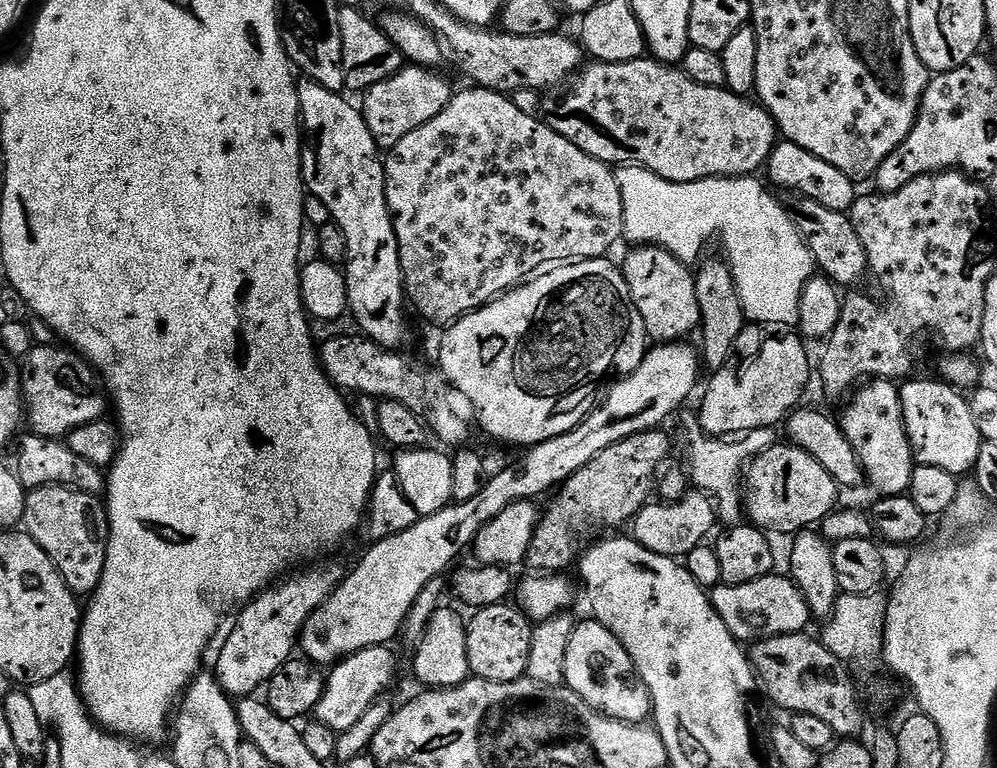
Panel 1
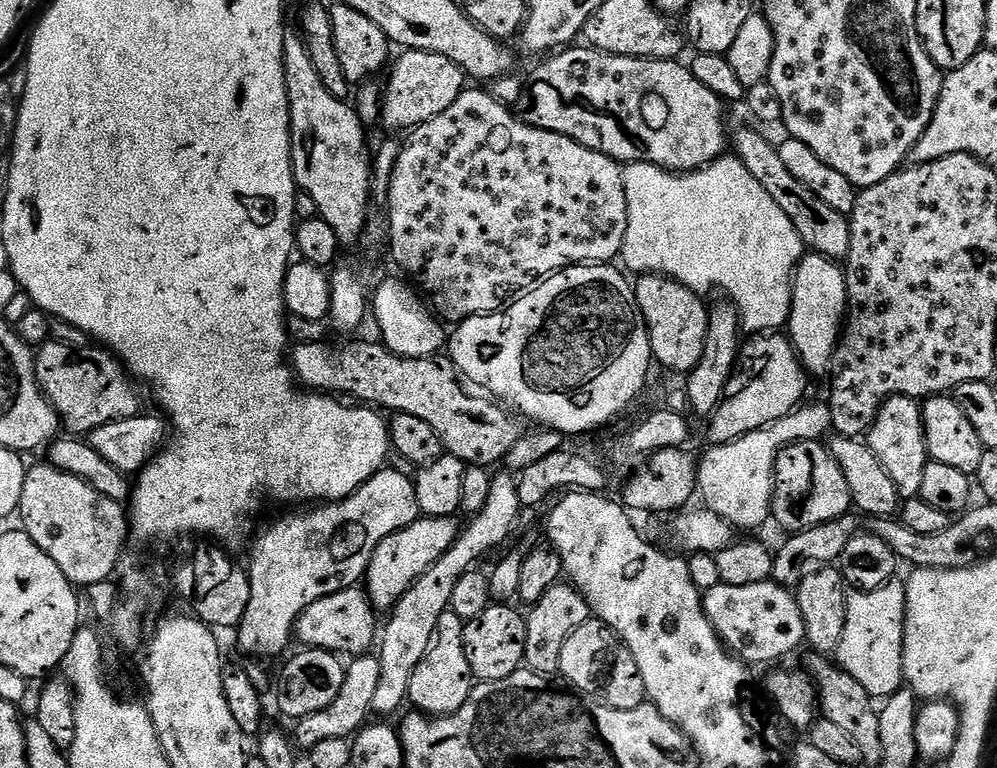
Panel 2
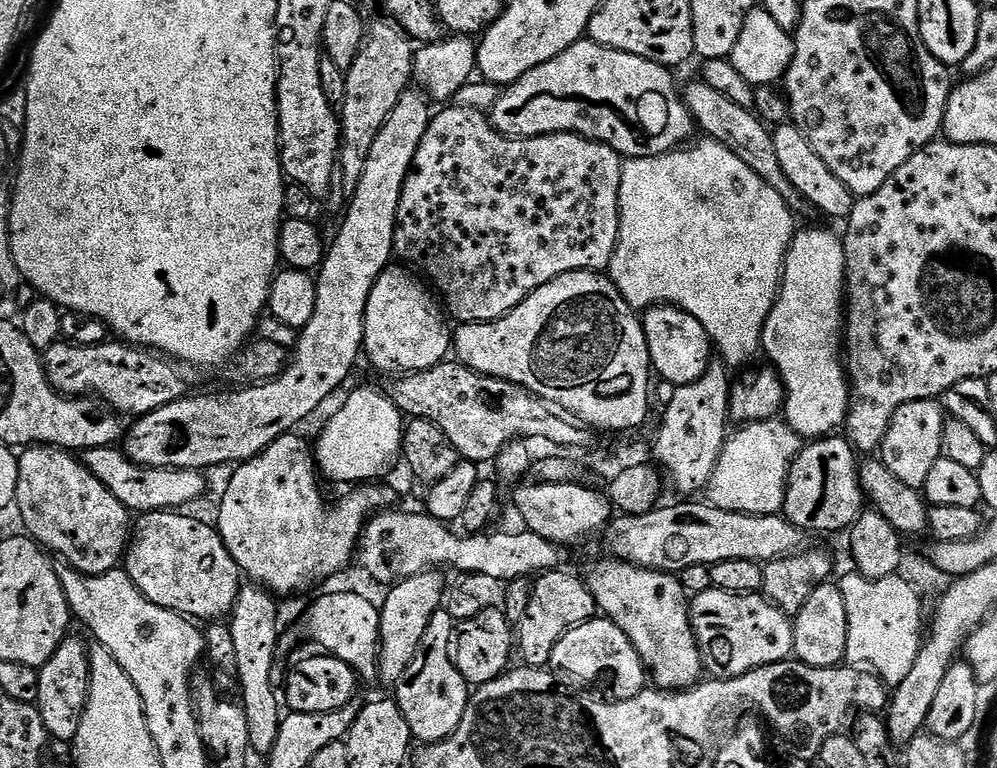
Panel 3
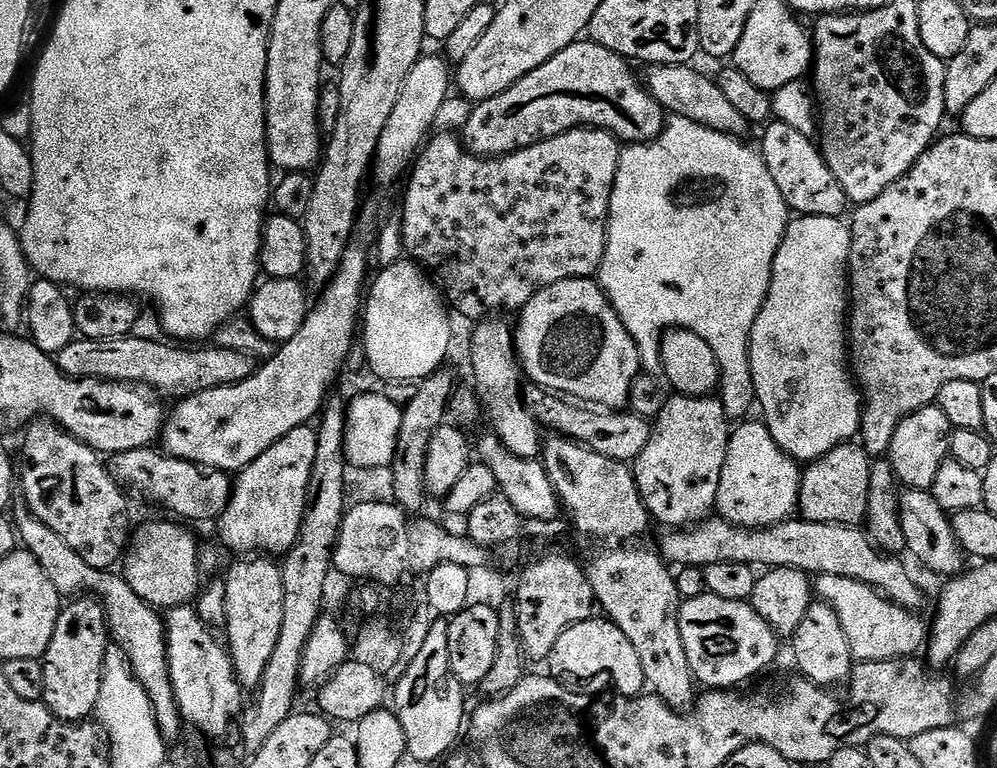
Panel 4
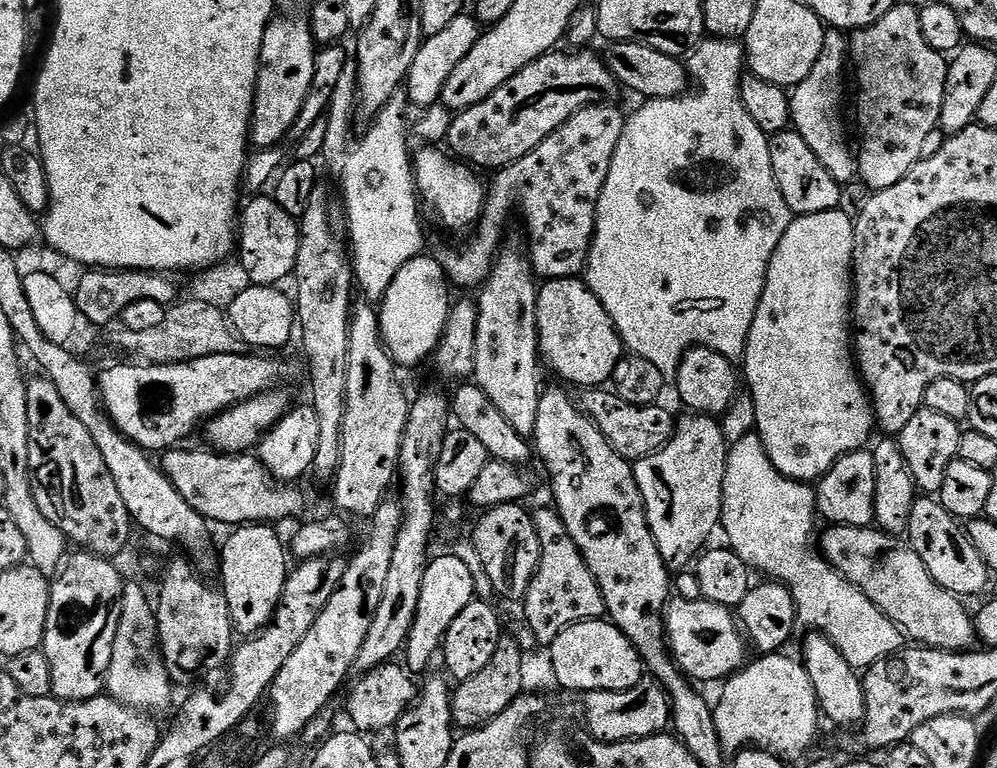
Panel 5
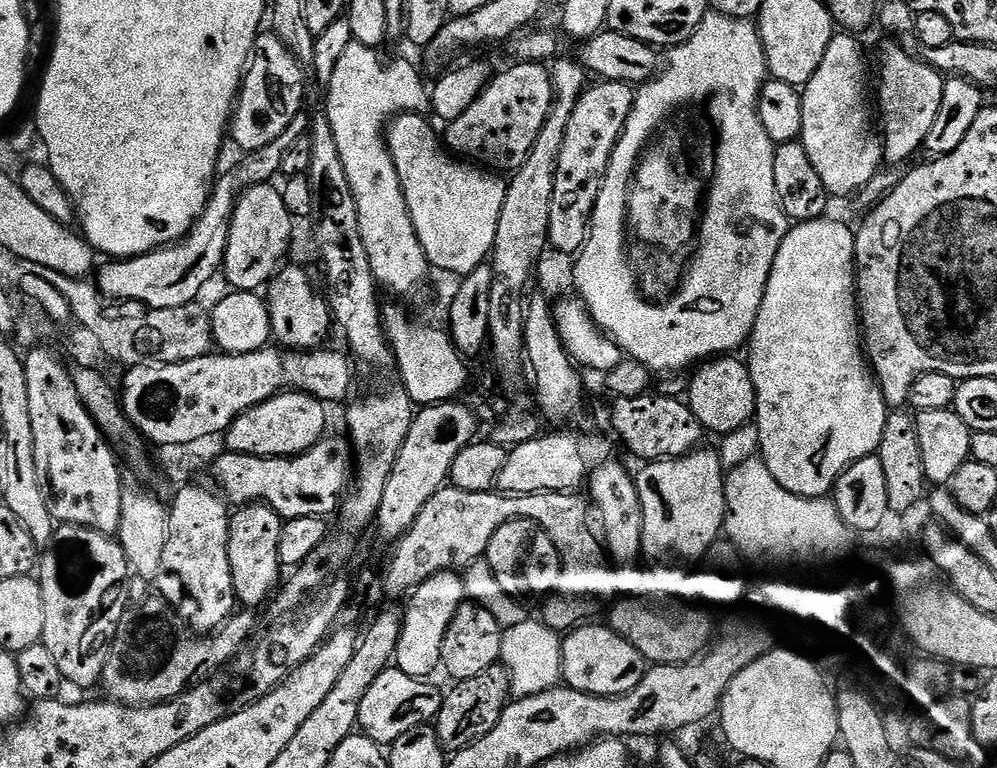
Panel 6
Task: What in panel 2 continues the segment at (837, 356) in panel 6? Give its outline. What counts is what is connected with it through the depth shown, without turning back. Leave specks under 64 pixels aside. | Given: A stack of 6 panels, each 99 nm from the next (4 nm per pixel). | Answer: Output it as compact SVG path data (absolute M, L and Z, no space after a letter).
M805 255L792 277L792 308L788 314L786 335L809 373L827 373L842 335L847 310L848 287L844 281L843 267L825 256Z

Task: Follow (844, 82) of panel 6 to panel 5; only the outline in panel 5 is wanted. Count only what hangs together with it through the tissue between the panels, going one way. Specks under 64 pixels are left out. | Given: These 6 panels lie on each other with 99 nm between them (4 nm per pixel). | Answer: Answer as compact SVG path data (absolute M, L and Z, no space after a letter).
M828 30L824 33L822 54L814 62L810 74L802 78L790 92L791 127L800 133L800 137L814 150L818 162L830 170L830 174L841 186L847 185L851 176L858 172L858 156L848 149L848 140L844 137L844 124L840 121L840 107L844 104L844 67L850 64L850 40L843 31Z

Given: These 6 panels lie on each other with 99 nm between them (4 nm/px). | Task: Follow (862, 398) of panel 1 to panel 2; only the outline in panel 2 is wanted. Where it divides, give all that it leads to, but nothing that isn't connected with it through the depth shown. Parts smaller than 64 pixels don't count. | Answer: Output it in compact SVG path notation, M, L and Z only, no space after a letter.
M889 396L880 405L871 428L866 433L866 443L874 450L874 458L882 462L882 470L890 474L901 497L919 497L922 488L922 470L928 464L928 447L924 423L920 413L921 405L910 396Z

